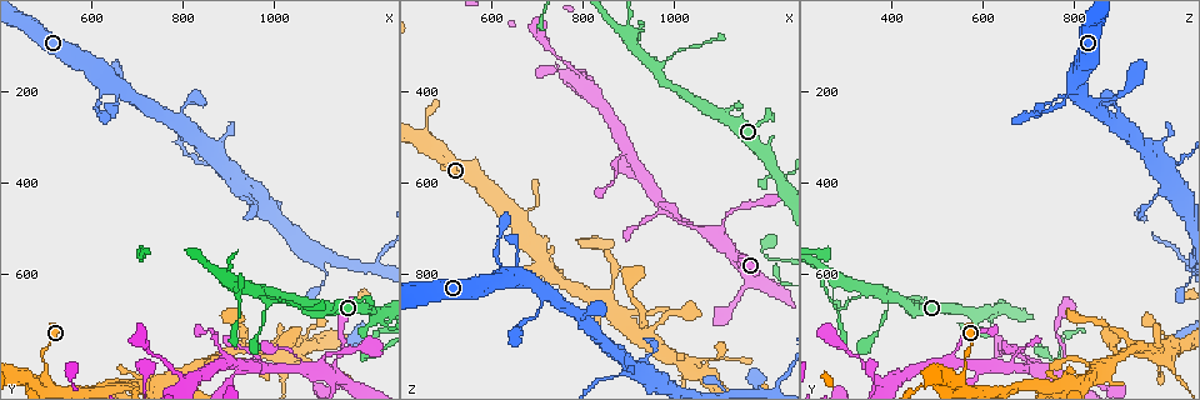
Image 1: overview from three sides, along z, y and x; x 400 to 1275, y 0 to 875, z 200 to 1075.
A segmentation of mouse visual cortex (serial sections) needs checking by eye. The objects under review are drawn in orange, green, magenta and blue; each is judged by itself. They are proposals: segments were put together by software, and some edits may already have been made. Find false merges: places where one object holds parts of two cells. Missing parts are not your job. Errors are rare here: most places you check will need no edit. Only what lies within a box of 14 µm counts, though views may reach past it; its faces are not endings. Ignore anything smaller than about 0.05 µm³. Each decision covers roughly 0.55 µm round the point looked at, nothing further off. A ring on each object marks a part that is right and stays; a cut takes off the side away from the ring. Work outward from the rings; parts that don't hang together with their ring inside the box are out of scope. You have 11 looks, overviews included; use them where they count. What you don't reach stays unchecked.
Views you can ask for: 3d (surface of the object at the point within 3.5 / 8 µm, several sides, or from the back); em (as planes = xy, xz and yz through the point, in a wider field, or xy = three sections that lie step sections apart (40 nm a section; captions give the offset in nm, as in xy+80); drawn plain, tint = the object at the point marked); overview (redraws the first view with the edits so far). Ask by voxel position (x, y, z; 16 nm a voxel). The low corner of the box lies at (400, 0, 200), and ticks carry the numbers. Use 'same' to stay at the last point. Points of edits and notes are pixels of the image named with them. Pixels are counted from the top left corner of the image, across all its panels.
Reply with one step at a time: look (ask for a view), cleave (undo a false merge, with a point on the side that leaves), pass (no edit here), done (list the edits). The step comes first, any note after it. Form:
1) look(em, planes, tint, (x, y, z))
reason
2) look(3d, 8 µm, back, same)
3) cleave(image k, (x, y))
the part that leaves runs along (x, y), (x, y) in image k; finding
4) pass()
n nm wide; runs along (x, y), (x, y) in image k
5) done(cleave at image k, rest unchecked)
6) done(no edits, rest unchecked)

look(3d, 8 µm, (1135, 810, 765))
abrupt turn

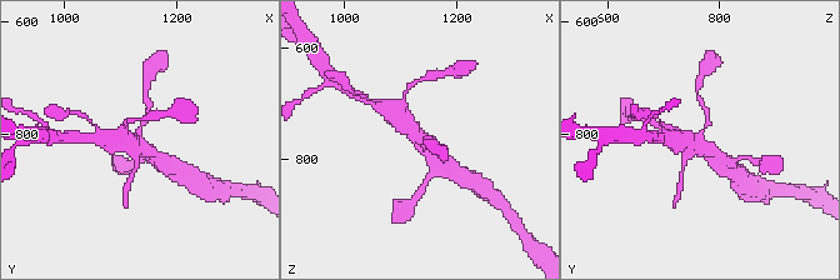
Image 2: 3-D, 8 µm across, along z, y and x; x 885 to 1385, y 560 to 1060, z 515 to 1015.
look(em, xy, step 5, tint, (1135, 810, 765))
4 arms; arms of 150, 200, 400, 600 nm

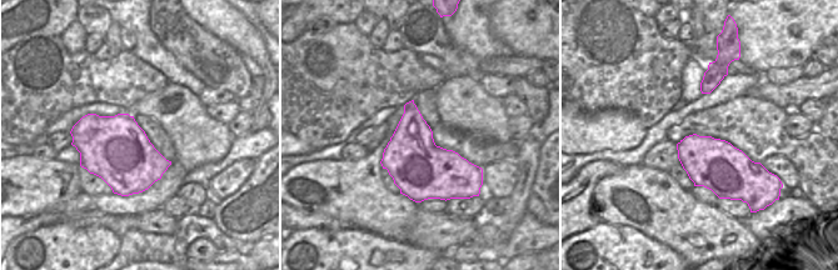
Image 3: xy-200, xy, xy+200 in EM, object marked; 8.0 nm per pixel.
pass()
runs along (149, 109), (135, 144), (114, 140) in image 2; one cell here

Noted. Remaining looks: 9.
look(3d, 3.5 µm, (1015, 770, 690))
narrows sharply

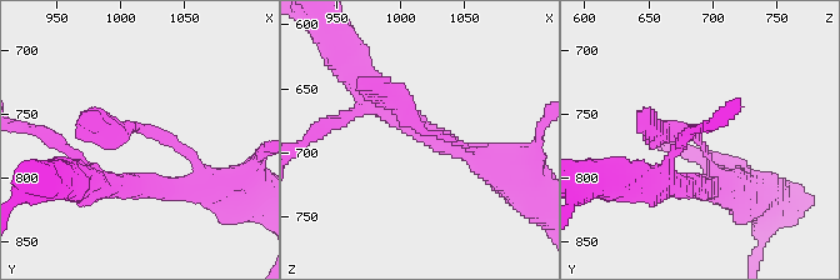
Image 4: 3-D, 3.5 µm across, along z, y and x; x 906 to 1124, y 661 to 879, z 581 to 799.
look(em, planes, tint, (1022, 768, 686))
arms of 150, 300 nm

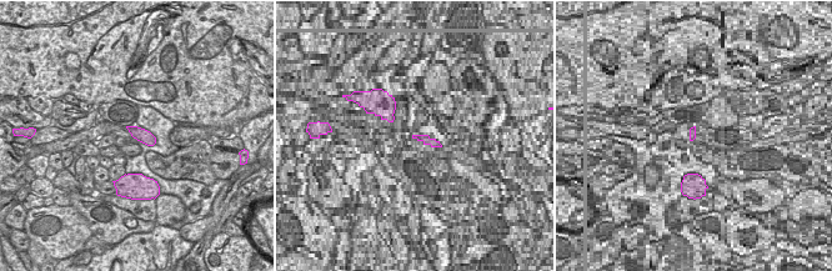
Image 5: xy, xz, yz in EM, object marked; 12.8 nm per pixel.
pass()
runs along (486, 160), (429, 135), (368, 84) in image 4; continuous, no second cell

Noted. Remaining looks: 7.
look(3d, 3.5 µm, (455, 830, 505))
sharp bend

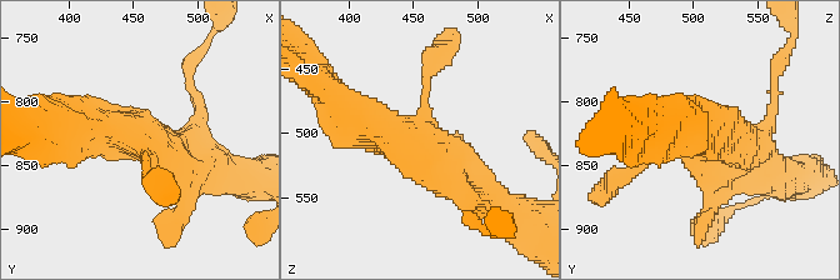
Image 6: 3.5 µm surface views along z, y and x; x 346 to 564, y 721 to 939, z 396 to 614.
look(em, xy, step 5, tint, (456, 832, 510))
now the EM

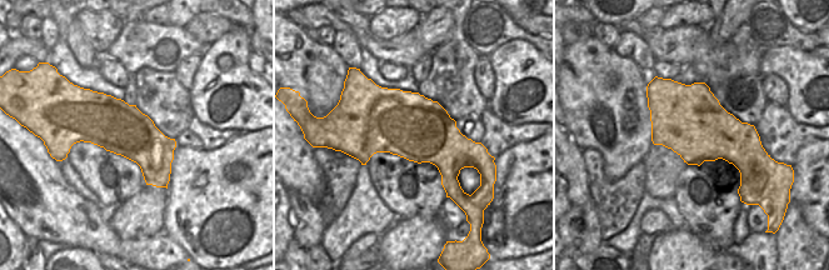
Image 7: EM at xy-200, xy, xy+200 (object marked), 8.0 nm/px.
pass()
runs along (474, 201), (424, 144), (351, 113) in image 6; all the same cell

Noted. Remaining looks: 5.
look(3d, 8 µm, (910, 615, 285))
abrupt turn

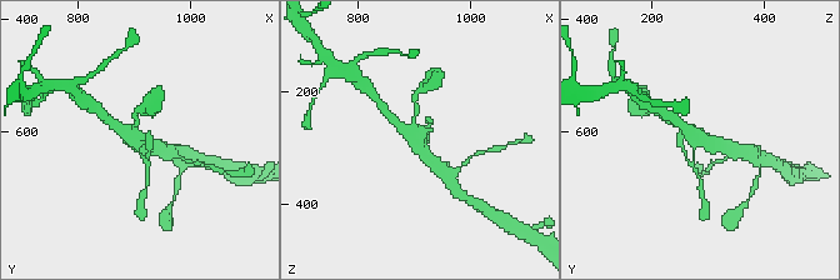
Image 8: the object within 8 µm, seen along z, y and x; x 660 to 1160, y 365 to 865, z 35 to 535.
look(3d, 3.5 µm, back, (910, 615, 290))

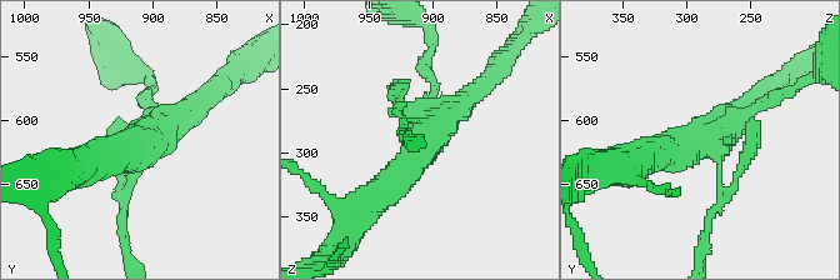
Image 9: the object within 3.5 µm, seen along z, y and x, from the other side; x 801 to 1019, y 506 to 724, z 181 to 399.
look(em, xy, step 2, tint, (904, 616, 284))
need the tissue

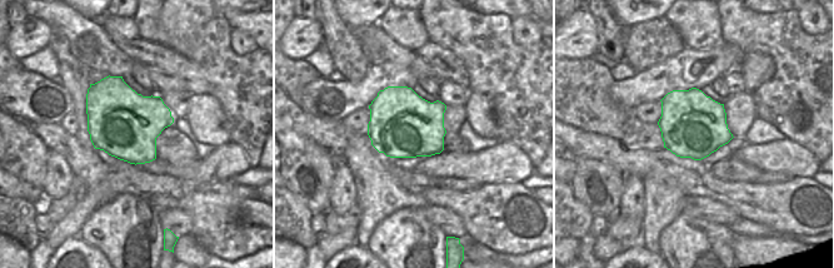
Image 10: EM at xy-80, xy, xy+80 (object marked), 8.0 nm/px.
pass()
runs along (375, 195), (479, 86) in image 9; all the same cell

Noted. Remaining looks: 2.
done(no edits, rest unchecked)

